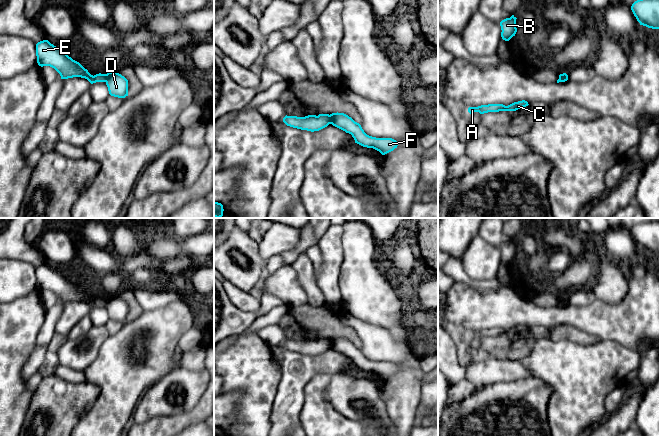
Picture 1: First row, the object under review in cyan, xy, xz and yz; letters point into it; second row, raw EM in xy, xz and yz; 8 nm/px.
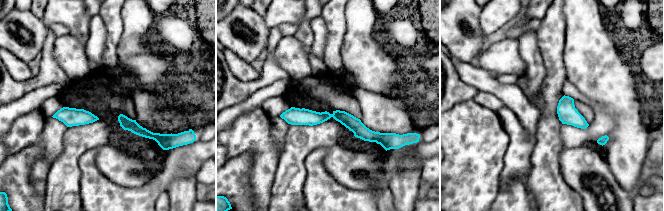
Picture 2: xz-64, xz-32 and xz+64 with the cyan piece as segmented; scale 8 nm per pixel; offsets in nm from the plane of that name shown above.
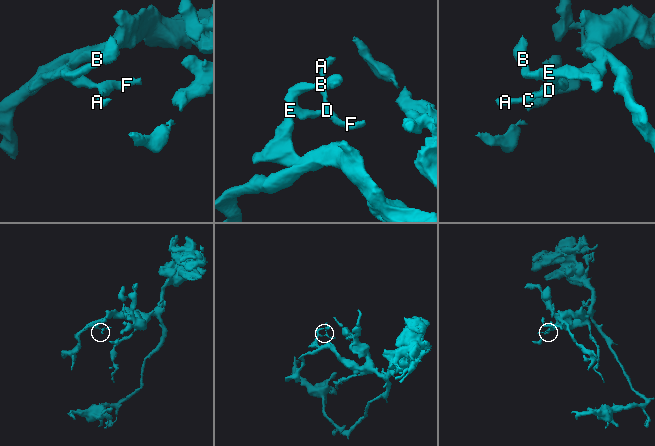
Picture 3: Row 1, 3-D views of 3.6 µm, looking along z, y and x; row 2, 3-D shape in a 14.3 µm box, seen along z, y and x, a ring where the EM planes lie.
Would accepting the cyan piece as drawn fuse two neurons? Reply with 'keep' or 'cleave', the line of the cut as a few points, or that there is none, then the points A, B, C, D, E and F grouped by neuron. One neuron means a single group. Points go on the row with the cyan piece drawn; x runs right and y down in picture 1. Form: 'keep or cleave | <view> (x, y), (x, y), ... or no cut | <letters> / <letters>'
cleave | xz (329, 115), (330, 123) | A C D F / B E

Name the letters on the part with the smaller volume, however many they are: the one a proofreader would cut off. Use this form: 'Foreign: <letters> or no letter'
Foreign: A, C, D, F

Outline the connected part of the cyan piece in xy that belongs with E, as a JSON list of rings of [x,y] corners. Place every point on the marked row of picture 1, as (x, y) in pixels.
[[[48,40],[36,44],[36,56],[39,66],[50,66],[61,76],[61,79],[81,77],[91,84],[106,82],[106,74],[91,75],[79,62],[73,60],[66,52],[51,44]]]

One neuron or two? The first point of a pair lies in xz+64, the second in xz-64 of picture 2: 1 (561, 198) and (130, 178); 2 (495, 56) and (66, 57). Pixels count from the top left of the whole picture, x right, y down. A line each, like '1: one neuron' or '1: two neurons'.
1: two neurons
2: one neuron

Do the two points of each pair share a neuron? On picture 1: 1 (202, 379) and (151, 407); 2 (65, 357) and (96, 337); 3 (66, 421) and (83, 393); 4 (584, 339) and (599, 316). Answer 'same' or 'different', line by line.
1: same
2: same
3: same
4: different

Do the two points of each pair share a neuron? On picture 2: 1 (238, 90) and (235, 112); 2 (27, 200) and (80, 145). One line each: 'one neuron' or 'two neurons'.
1: two neurons
2: two neurons

